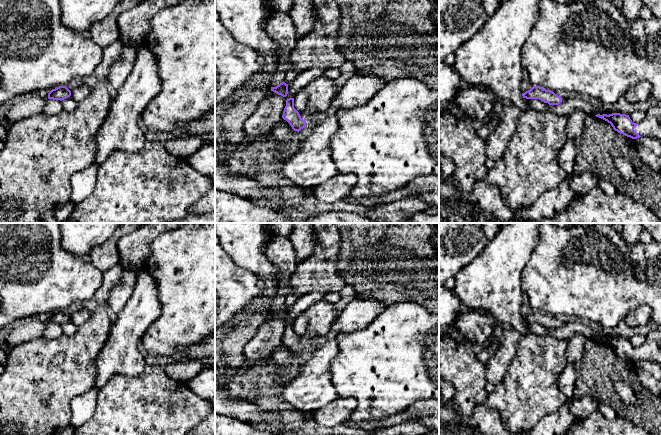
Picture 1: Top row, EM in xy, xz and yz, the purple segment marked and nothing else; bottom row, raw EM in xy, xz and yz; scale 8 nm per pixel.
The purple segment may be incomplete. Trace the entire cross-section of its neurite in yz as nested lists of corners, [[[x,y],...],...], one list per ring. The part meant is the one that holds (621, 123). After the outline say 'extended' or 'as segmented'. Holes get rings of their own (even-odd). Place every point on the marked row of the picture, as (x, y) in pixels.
[[[661,104],[650,107],[645,112],[644,119],[638,124],[633,123],[629,115],[626,114],[612,113],[595,116],[610,123],[618,133],[632,139],[652,137],[661,141]]]; extended

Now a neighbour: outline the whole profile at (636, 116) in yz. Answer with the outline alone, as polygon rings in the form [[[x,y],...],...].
[[[638,110],[638,111],[632,112],[629,115],[629,117],[633,123],[638,124],[640,121],[642,121],[644,119],[645,115],[646,115],[645,111]]]

